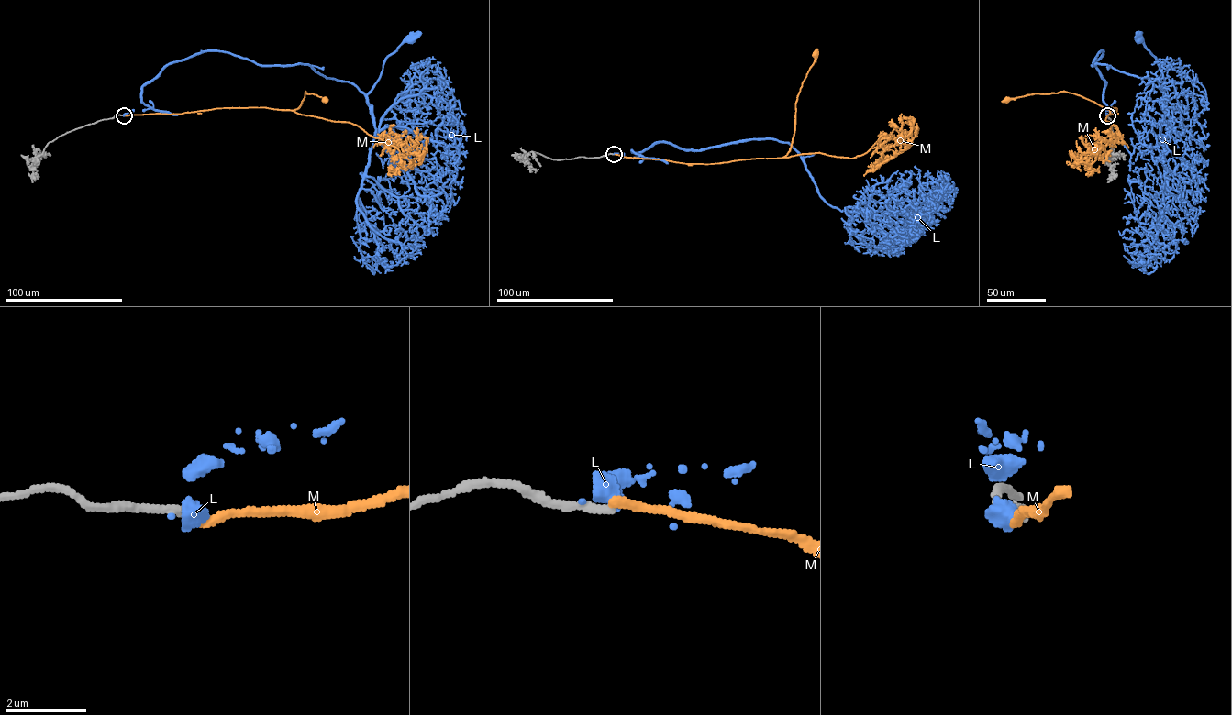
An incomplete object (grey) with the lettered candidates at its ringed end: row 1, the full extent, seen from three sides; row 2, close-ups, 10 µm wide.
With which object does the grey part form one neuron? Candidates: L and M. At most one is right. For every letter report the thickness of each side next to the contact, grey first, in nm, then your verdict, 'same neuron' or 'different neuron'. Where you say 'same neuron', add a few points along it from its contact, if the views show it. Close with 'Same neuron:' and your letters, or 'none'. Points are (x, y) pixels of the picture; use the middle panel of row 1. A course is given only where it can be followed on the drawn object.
L: 240/480 nm | different neuron
M: 200/200 nm | different neuron
Same neuron: none

